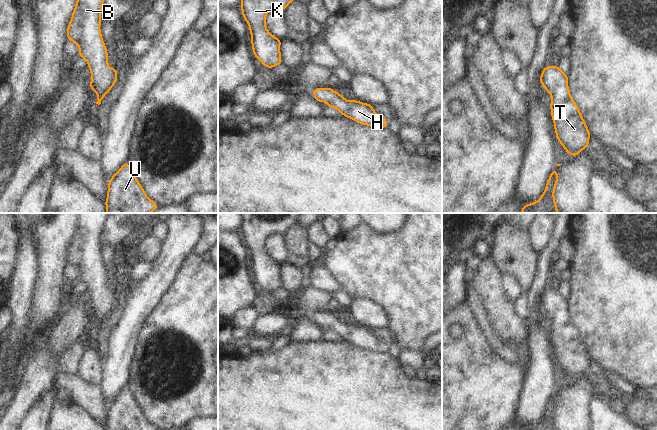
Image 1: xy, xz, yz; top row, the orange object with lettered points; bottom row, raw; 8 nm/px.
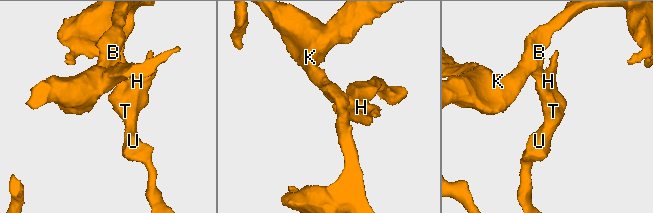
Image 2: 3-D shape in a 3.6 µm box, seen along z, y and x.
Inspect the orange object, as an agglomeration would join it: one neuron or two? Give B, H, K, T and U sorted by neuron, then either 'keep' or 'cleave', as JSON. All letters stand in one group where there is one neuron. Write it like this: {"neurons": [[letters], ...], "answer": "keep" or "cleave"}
{"neurons": [["B", "H", "K", "T", "U"]], "answer": "keep"}

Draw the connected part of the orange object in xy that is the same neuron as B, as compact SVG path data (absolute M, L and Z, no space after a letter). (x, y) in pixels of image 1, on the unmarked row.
M78 213L77 226L67 252L67 263L79 270L78 278L88 287L92 301L90 315L94 314L97 317L98 325L94 327L98 329L117 306L117 292L108 290L107 272L100 255L101 233L107 216L108 213Z

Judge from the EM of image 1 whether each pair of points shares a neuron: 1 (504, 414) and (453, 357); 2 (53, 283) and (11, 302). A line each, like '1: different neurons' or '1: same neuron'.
1: same neuron
2: different neurons

